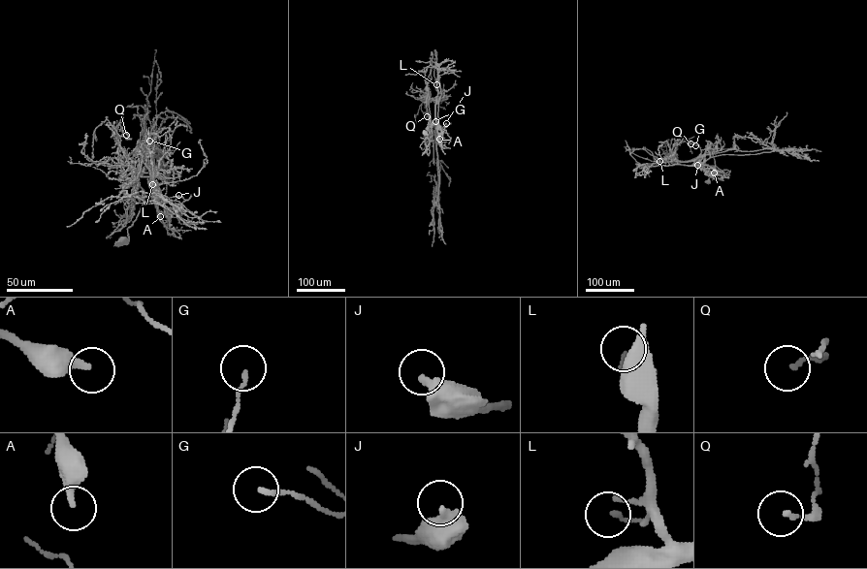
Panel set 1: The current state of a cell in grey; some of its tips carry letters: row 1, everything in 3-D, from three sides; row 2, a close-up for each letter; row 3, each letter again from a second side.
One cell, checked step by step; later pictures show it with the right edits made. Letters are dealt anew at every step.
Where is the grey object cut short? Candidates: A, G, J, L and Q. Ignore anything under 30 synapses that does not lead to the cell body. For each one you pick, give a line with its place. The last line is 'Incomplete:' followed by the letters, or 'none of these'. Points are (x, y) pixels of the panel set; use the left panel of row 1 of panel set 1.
Incomplete: none of these

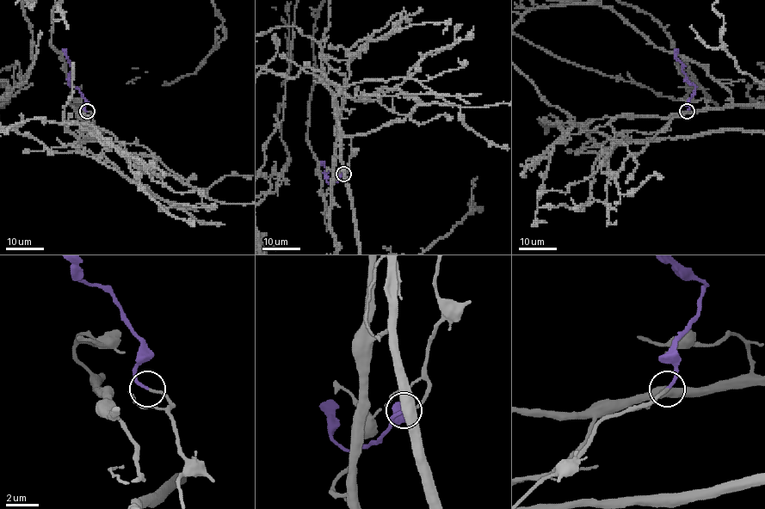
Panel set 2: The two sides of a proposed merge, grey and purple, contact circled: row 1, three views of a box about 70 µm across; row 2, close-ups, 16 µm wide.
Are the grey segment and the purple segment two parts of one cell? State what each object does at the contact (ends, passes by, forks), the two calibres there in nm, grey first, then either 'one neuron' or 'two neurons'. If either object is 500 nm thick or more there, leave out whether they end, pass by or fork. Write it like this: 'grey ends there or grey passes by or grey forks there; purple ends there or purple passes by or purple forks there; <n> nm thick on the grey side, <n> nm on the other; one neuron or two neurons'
grey ends there; purple ends there; 170 nm thick on the grey side, 190 nm on the other; one neuron

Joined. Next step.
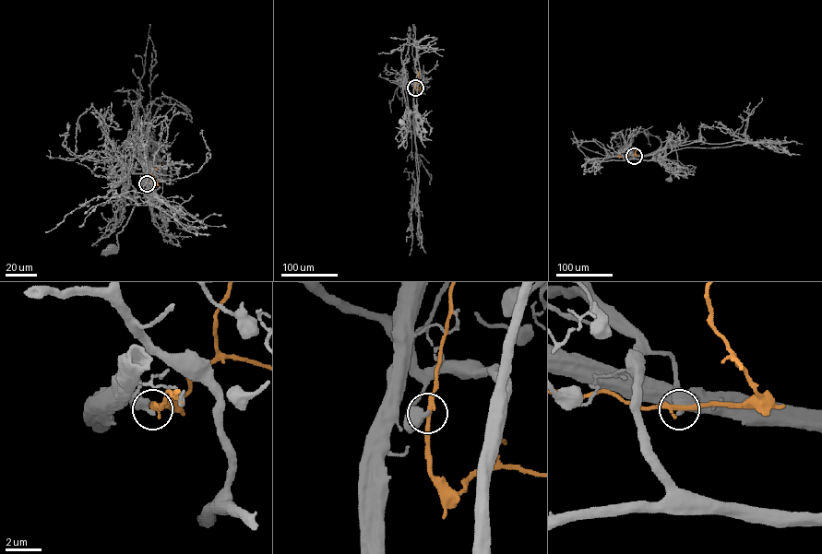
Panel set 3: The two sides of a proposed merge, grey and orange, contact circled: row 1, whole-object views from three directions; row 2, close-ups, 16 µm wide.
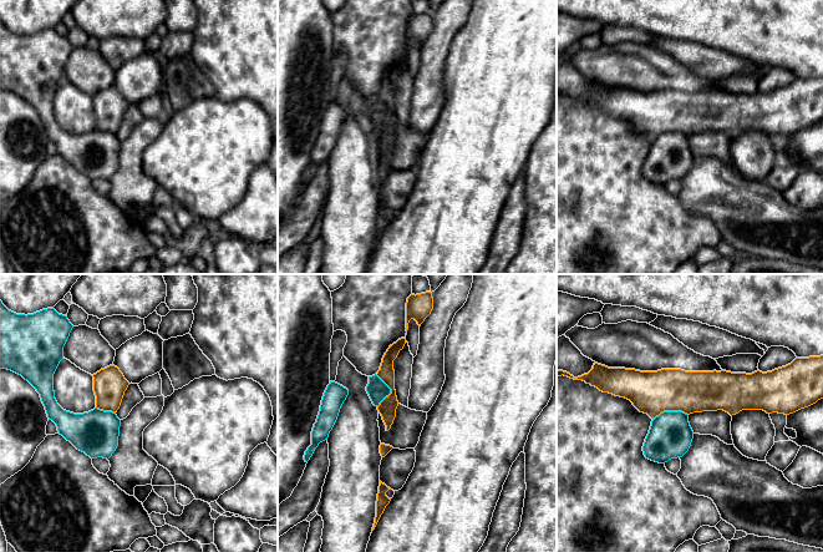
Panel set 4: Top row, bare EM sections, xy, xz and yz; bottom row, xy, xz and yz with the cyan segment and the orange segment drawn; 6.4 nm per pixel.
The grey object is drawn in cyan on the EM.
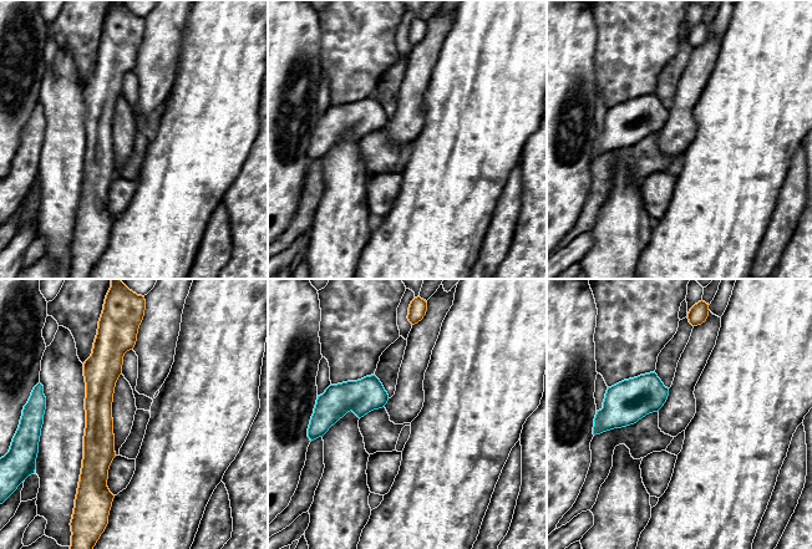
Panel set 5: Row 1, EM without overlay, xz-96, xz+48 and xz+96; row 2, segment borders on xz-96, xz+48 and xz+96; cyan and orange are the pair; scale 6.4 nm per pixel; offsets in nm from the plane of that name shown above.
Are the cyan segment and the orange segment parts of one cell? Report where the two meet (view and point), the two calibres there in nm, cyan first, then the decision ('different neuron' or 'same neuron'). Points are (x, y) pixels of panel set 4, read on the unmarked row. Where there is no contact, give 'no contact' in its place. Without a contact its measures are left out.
yz (670, 132) | 280/280 nm | different neuron

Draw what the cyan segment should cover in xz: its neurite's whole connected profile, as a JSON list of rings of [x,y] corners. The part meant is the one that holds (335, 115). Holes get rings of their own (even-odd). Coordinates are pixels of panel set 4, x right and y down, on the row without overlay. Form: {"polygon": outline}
{"polygon": [[[330,102],[324,113],[320,132],[311,152],[311,166],[304,176],[305,183],[310,181],[319,164],[327,161],[347,116],[349,111],[346,108],[335,102]]]}

